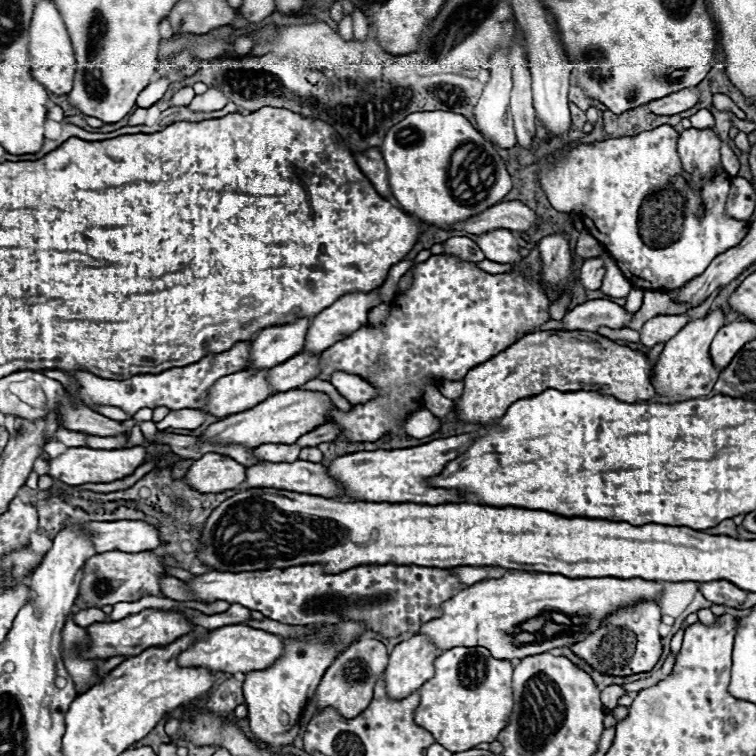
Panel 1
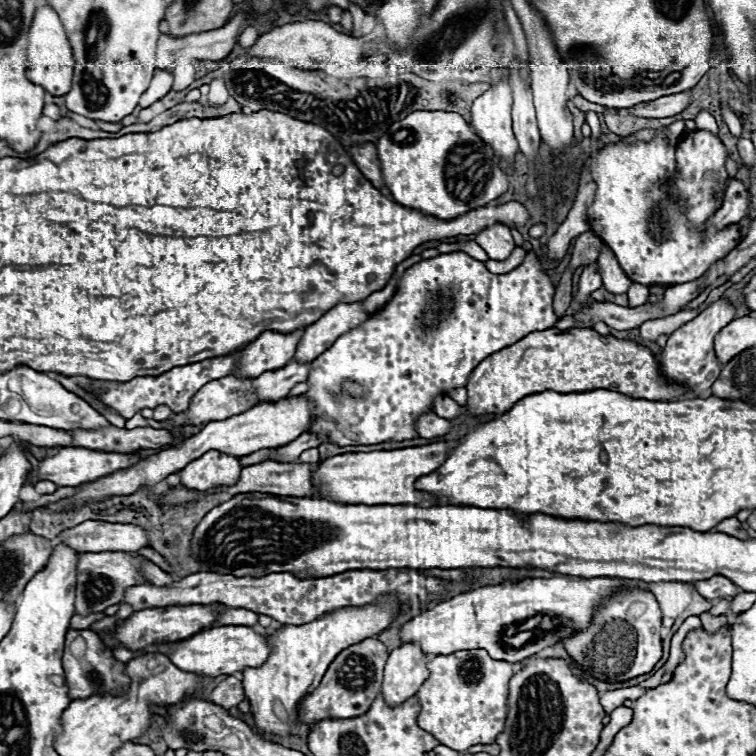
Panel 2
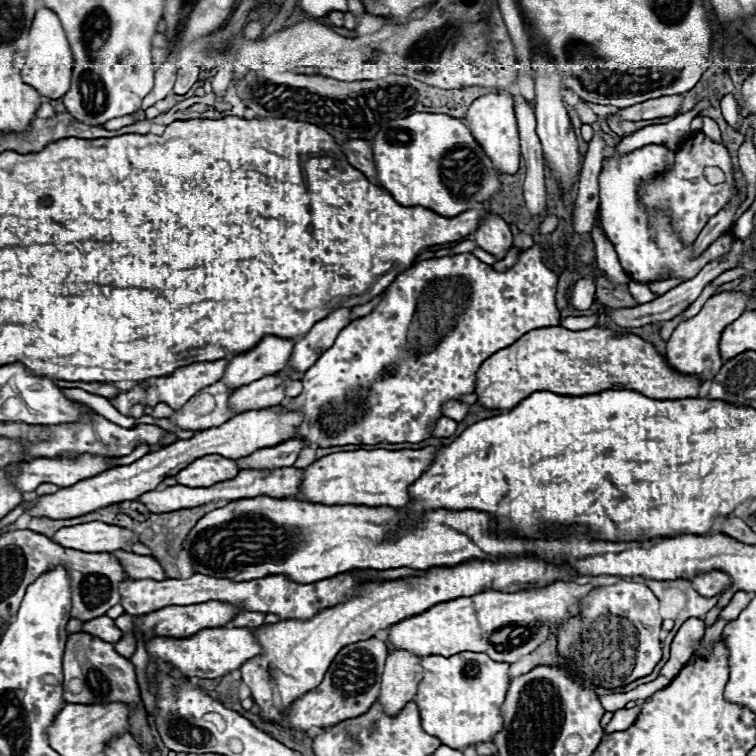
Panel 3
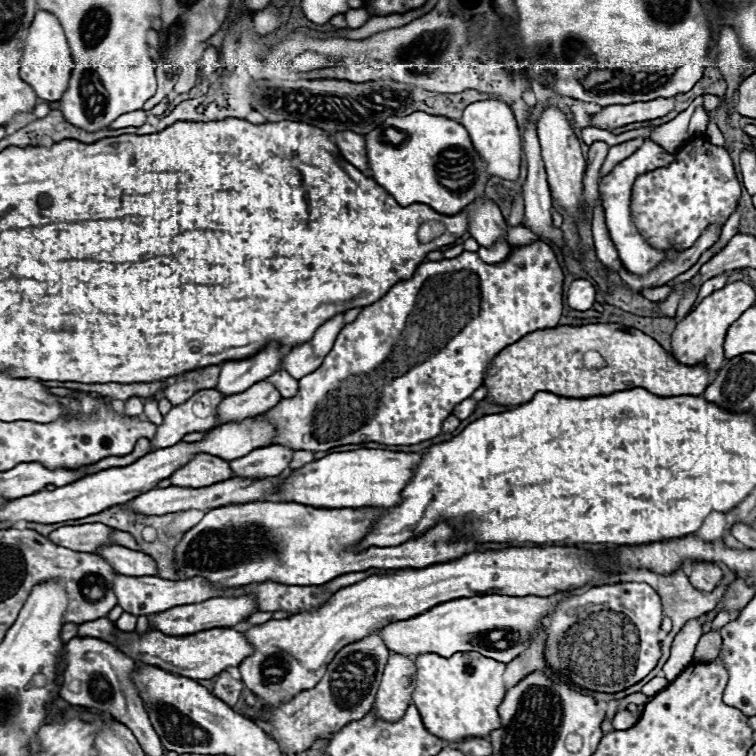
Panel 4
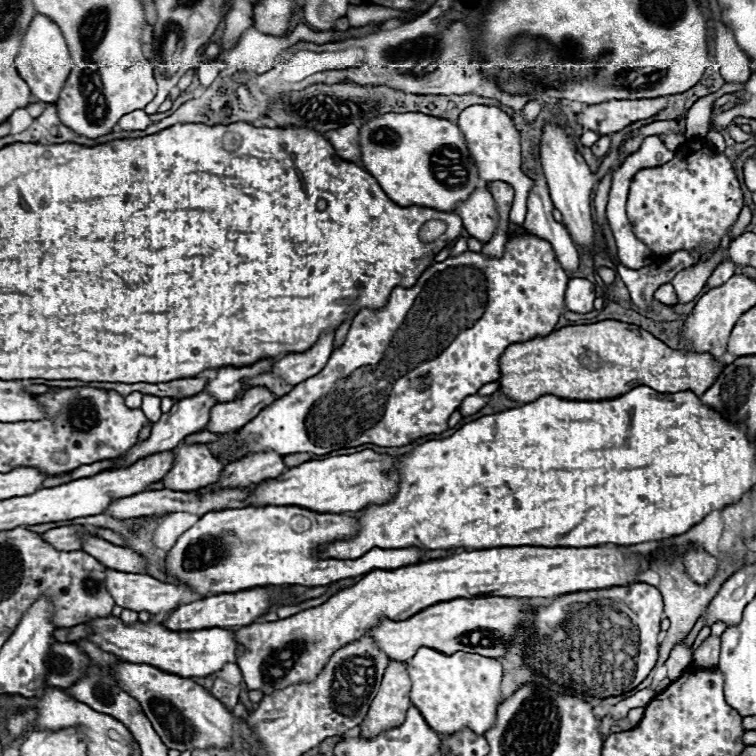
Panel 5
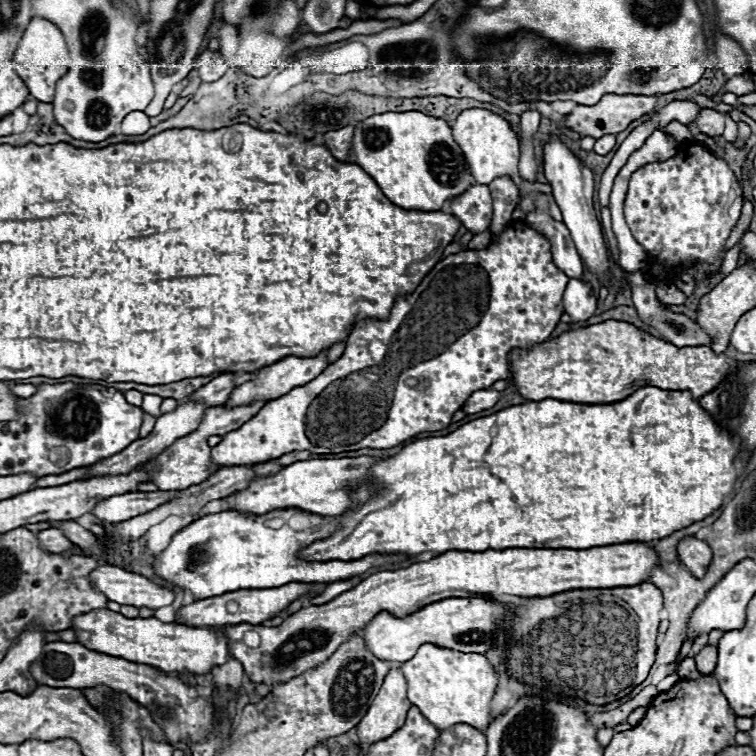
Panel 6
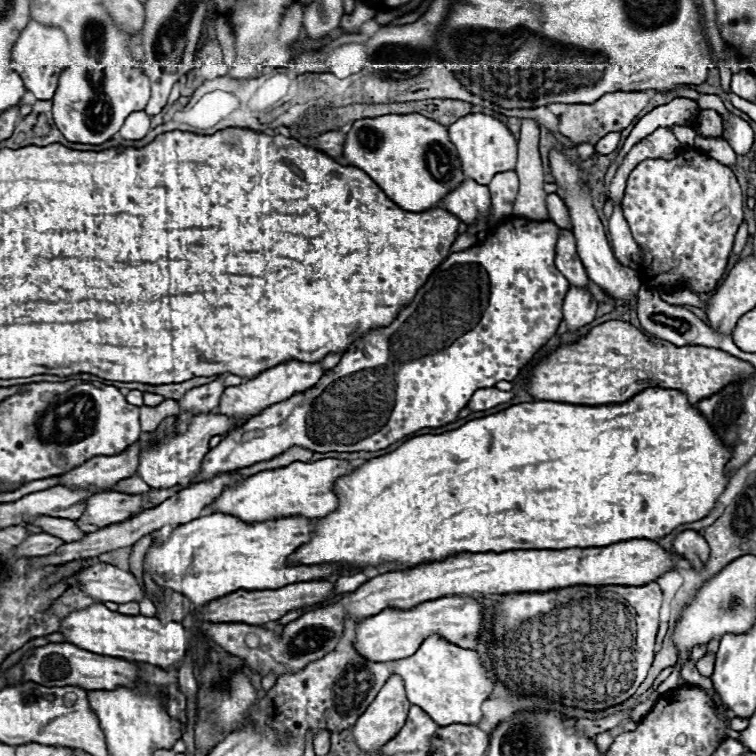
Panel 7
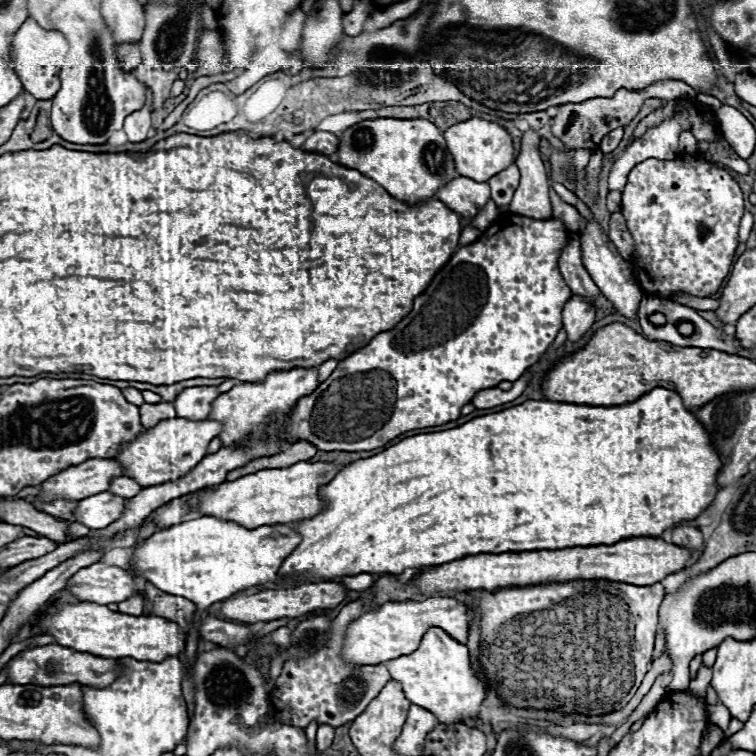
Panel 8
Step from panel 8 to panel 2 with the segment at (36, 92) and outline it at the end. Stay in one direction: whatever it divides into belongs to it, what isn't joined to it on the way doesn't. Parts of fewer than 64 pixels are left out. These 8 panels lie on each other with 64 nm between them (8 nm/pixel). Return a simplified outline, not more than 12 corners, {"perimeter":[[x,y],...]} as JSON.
{"perimeter":[[50,6],[30,28],[26,78],[52,96],[72,88],[74,58]]}

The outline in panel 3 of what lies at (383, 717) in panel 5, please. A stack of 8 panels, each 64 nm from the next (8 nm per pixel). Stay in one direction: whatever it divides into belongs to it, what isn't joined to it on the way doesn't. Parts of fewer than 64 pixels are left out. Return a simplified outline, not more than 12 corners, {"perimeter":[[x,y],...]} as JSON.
{"perimeter":[[388,654],[378,696],[396,716],[414,698],[424,670],[420,656]]}

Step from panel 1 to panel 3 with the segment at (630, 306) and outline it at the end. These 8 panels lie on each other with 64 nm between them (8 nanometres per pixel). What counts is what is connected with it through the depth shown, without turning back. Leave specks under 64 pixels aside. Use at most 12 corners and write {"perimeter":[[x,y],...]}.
{"perimeter":[[630,282],[630,292],[646,304],[658,298],[648,284]]}

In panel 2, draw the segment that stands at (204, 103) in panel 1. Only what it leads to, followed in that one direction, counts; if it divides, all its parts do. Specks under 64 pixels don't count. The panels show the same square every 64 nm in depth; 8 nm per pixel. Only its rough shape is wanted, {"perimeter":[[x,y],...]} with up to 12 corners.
{"perimeter":[[224,78],[210,82],[208,104],[220,106],[228,100]]}

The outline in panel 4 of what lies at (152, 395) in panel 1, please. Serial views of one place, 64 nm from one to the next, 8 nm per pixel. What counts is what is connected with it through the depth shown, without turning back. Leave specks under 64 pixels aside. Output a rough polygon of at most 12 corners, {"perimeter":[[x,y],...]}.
{"perimeter":[[218,366],[176,376],[162,396],[176,406],[198,390],[214,388]]}

